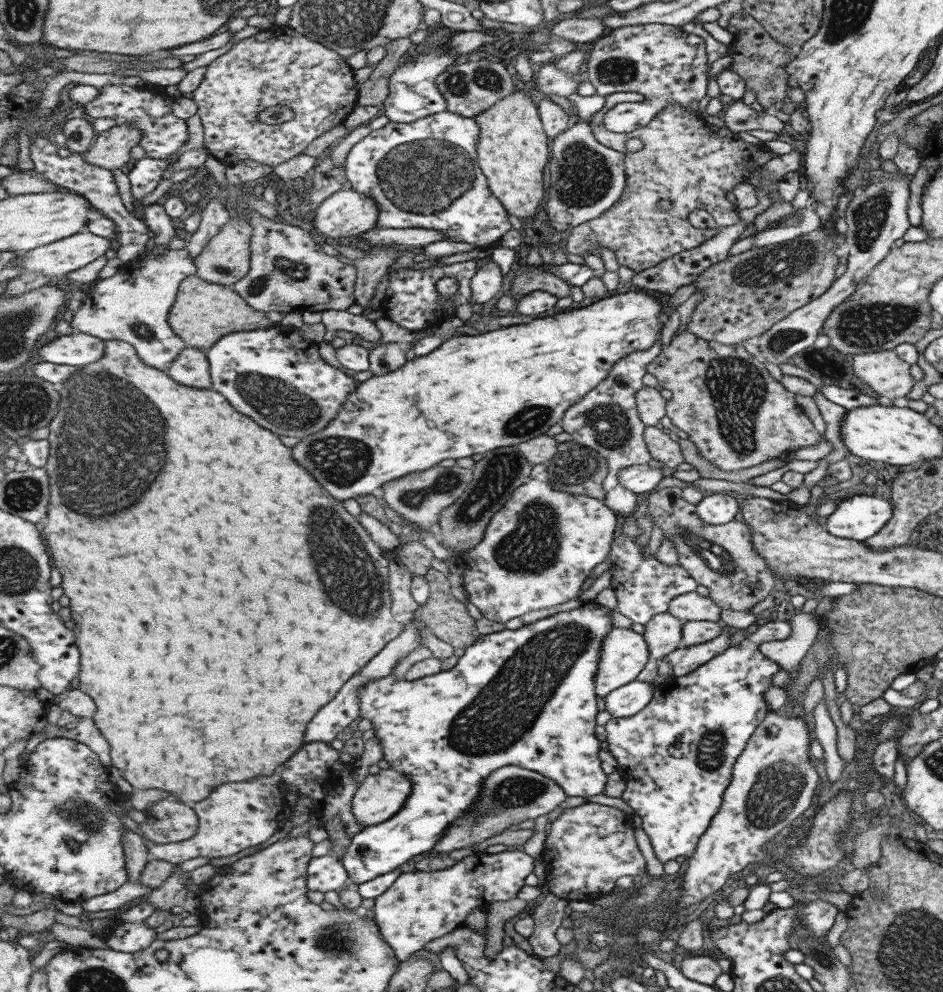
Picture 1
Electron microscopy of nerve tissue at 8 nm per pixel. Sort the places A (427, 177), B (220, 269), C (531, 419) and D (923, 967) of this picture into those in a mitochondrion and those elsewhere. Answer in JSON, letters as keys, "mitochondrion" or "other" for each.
{"A":"mitochondrion","B":"mitochondrion","C":"mitochondrion","D":"mitochondrion"}

